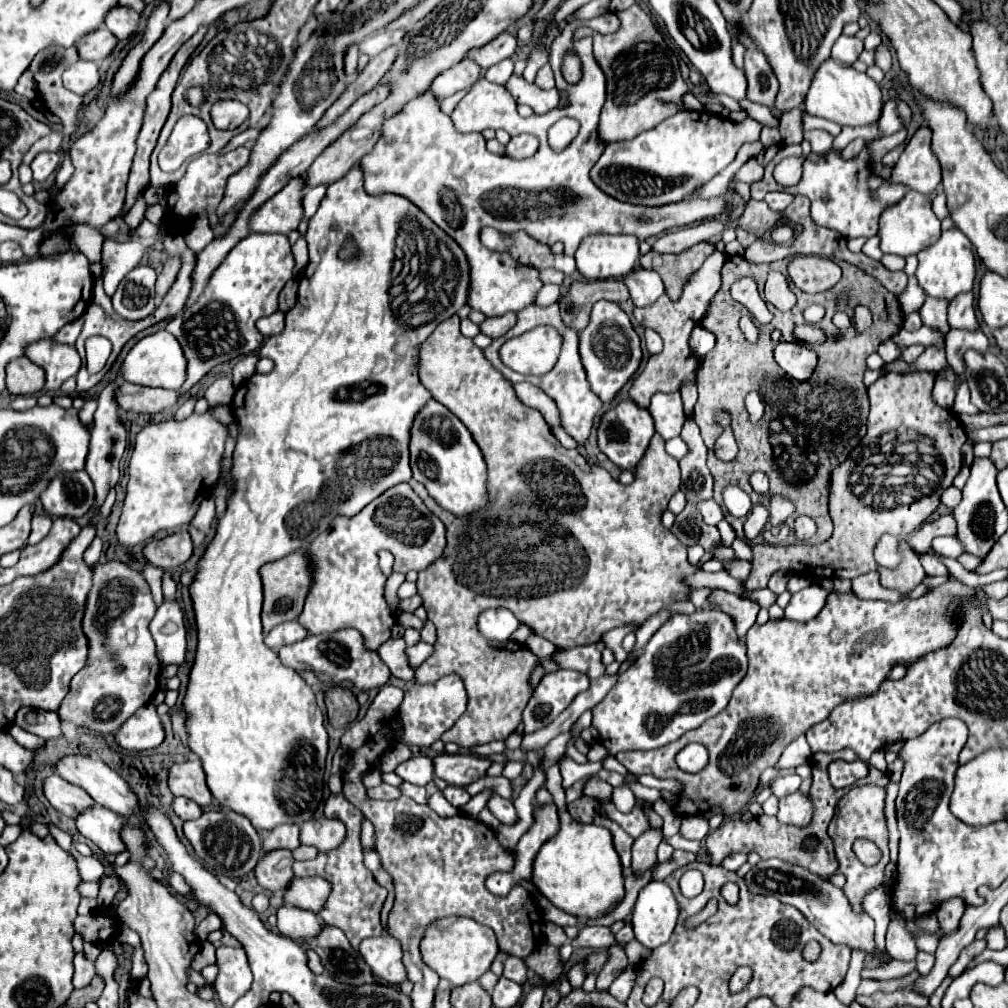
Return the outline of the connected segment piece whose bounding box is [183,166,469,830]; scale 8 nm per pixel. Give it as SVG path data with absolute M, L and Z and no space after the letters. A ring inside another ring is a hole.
M353 166L341 180L331 184L327 188L325 198L319 204L317 214L309 220L307 228L307 244L309 244L309 264L303 272L303 280L299 282L299 296L297 304L287 312L285 318L285 330L277 336L271 336L263 342L263 348L259 350L259 356L267 356L275 362L275 368L269 374L255 374L245 384L241 384L233 396L233 416L239 428L237 448L233 452L233 470L231 470L231 496L227 500L227 510L217 522L217 532L209 546L205 548L205 554L197 562L197 572L193 576L193 582L189 586L193 612L195 612L195 624L197 624L197 652L195 662L189 674L189 686L183 698L183 714L185 714L185 732L189 736L187 744L189 748L201 758L203 770L207 776L207 786L213 794L213 798L225 806L231 808L251 820L255 828L271 830L279 824L303 824L305 820L311 820L315 808L323 800L323 772L325 772L325 756L327 756L327 730L323 726L323 712L319 710L315 702L315 694L311 686L305 684L305 680L299 676L299 672L285 668L277 656L275 650L267 648L263 642L261 632L261 602L263 602L263 584L259 568L271 560L283 558L299 548L307 548L321 532L329 528L333 518L337 514L357 514L361 512L371 500L381 496L387 488L409 482L412 471L409 468L409 450L407 450L407 436L411 420L415 418L415 412L431 398L431 394L423 388L423 384L417 378L417 350L423 340L429 338L429 334L441 324L443 320L451 318L461 306L465 306L467 300L467 286L469 286L469 266L463 256L463 250L455 244L451 236L447 236L439 226L435 226L429 216L417 208L411 200L397 194L381 194L381 196L369 196L363 188L363 170L359 166ZM347 238L351 238L357 246L357 256L351 260L339 258L339 250L345 248Z

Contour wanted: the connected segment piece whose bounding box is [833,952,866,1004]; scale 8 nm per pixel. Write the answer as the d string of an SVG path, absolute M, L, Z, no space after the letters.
M853 952L845 979L833 990L841 1004L851 1004L855 1000L855 994L861 982L861 970L865 966L865 957L864 952Z

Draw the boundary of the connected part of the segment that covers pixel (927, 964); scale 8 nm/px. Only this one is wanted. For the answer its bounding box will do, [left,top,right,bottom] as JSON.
[916,951,935,976]

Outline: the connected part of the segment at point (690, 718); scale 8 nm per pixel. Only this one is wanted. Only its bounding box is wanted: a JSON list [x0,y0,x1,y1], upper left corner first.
[593,608,747,756]

